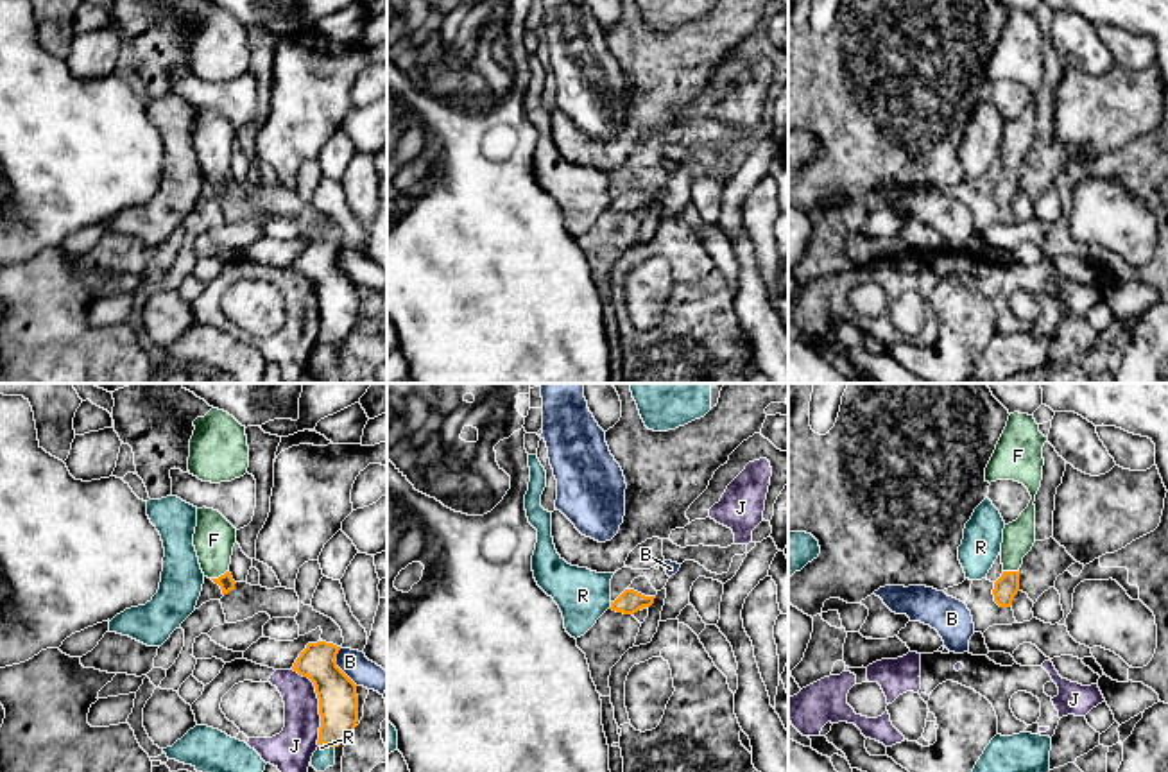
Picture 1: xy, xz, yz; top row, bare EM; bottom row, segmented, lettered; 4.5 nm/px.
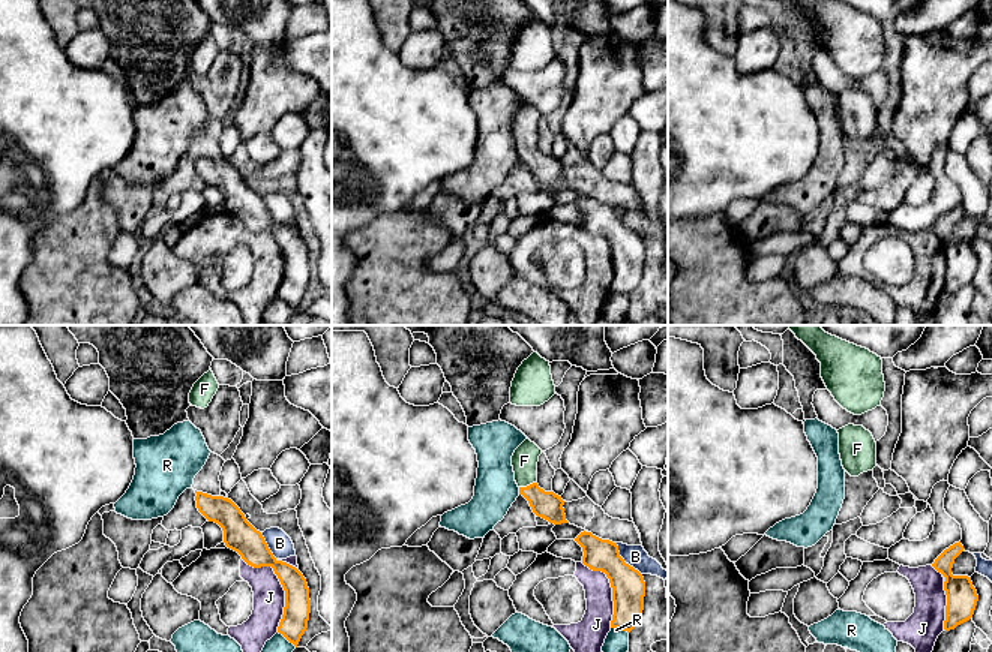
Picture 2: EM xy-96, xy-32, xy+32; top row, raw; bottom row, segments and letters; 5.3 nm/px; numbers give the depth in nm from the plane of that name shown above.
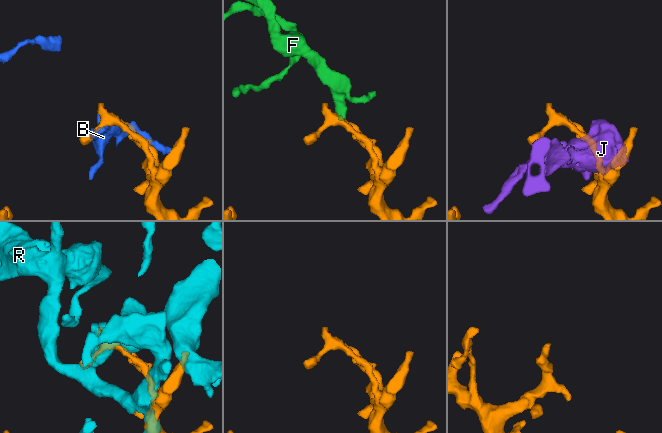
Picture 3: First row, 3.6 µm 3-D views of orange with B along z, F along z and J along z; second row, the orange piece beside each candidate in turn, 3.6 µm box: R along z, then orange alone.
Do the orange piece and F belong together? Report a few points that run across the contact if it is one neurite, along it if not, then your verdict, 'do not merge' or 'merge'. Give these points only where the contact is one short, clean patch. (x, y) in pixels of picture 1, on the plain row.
xy (226, 181), (221, 174), (215, 165), (214, 138) | merge

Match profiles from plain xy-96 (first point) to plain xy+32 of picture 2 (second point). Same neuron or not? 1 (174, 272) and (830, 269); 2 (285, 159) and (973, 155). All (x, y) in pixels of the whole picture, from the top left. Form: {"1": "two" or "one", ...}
{"1": "one", "2": "two"}

